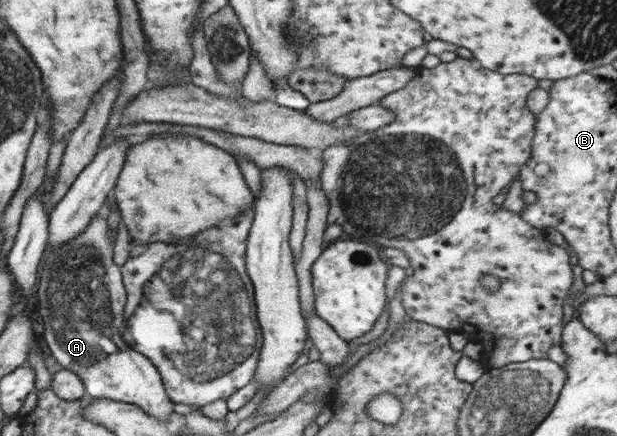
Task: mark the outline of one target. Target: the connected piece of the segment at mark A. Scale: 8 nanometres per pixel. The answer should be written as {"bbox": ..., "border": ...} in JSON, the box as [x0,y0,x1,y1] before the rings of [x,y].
{"bbox":[37,212,174,420],"border":[[[99,212],[92,217],[84,232],[69,239],[67,244],[60,245],[40,264],[37,313],[41,314],[41,321],[45,323],[45,341],[57,365],[61,365],[61,369],[72,370],[82,379],[86,396],[135,404],[156,420],[166,420],[174,411],[161,374],[146,355],[133,350],[129,339],[119,333],[119,328],[126,322],[124,307],[127,293],[121,269],[113,261],[114,245],[110,233],[112,231],[105,215]]]}

